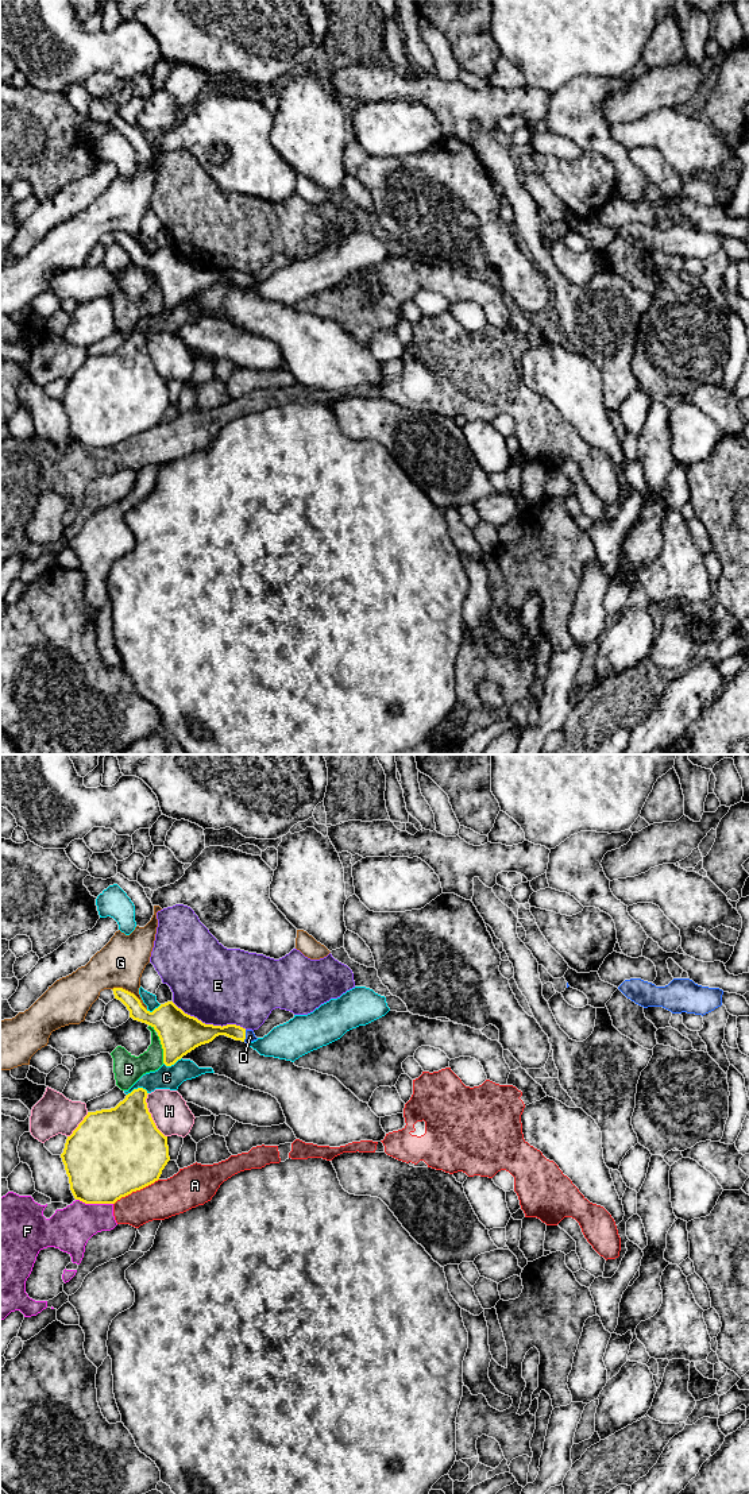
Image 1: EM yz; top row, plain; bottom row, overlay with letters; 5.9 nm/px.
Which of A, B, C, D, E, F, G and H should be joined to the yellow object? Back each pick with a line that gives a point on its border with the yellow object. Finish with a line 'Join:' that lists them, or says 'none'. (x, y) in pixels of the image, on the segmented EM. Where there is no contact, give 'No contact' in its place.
D: Touches yellow at yz (244, 1035)
Join: D

